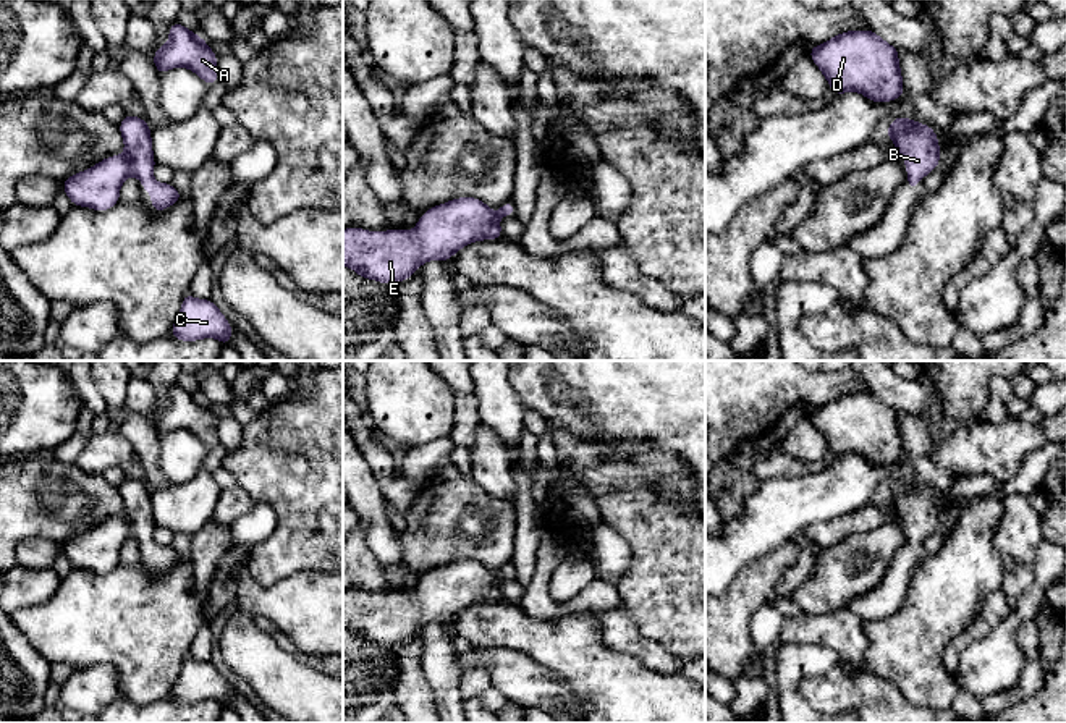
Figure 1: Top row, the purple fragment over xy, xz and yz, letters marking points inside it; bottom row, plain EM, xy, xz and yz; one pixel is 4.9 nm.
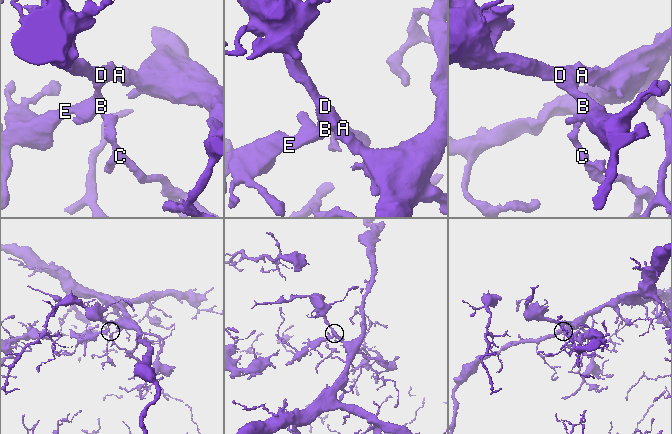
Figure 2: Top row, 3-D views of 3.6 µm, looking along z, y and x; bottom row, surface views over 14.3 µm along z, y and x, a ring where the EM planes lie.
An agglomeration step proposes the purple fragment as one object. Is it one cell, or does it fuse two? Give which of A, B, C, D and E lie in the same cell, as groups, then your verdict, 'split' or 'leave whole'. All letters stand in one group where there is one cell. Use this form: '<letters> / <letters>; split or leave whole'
A B C D E; leave whole

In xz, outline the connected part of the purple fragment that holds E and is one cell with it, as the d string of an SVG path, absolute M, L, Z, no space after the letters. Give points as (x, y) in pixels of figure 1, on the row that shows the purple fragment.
M477 197L450 199L425 210L414 230L343 230L343 265L359 277L398 285L411 278L427 260L450 260L461 247L503 236L500 217L513 217L510 199L495 215Z

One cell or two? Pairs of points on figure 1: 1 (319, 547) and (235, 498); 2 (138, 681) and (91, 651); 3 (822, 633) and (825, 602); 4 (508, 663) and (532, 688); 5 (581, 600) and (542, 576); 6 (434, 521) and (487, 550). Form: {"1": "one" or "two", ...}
{"1": "two", "2": "one", "3": "two", "4": "one", "5": "one", "6": "one"}

